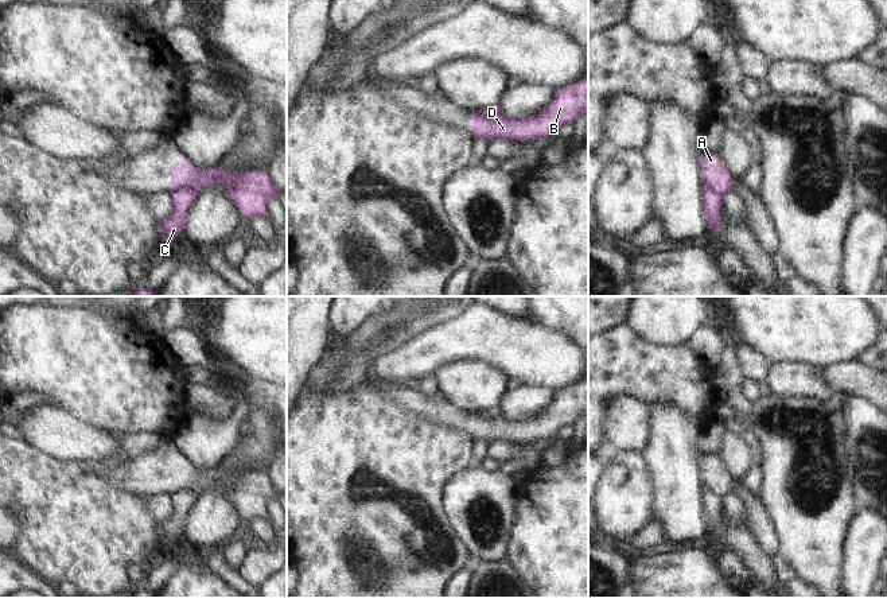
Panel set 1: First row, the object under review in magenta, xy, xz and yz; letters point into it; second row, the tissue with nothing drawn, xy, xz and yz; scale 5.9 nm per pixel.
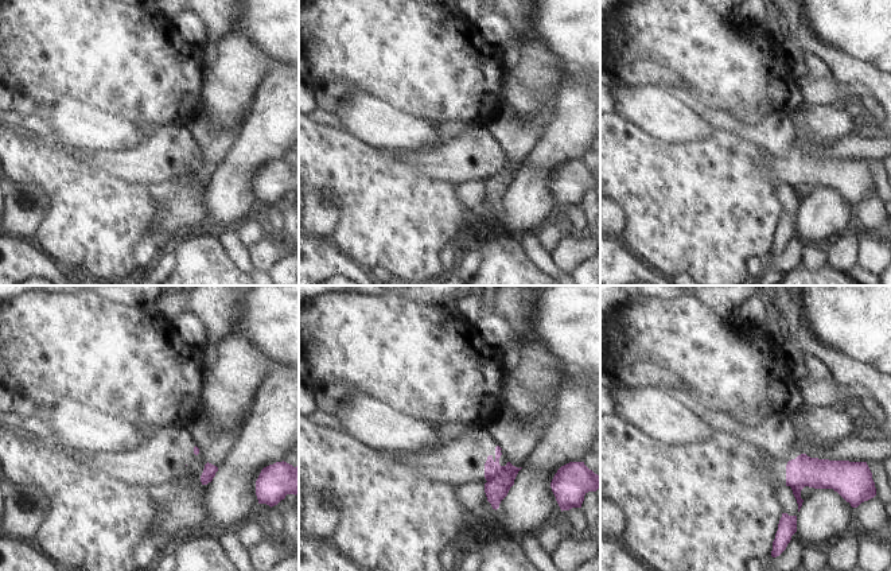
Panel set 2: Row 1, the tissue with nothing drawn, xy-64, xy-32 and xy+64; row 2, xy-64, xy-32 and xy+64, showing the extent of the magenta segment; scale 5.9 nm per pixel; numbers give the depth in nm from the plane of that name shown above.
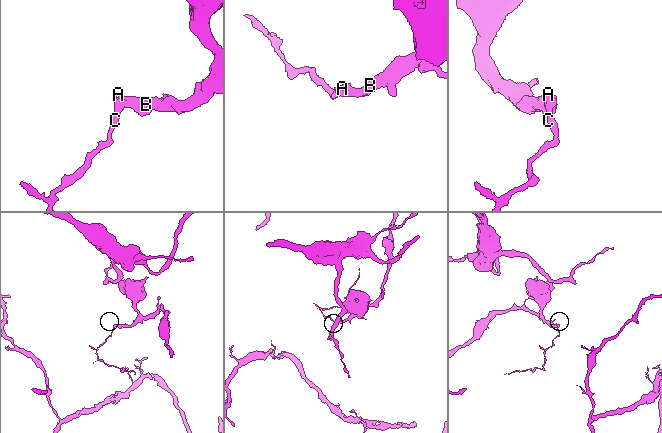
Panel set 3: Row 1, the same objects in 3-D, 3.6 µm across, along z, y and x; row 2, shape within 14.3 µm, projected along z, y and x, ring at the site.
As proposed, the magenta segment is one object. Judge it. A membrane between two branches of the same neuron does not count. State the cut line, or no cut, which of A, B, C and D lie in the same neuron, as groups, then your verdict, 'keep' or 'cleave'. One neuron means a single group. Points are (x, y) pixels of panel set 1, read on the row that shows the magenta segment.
cut xy (172, 191), (194, 187), (199, 193); groups A B D / C; cleave

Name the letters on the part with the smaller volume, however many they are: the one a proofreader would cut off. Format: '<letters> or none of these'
C

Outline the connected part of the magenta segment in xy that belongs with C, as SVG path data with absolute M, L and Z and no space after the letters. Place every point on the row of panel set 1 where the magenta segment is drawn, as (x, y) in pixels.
M187 187L171 193L172 214L162 222L163 241L174 241L184 233L187 217L195 205L199 193L197 187Z

